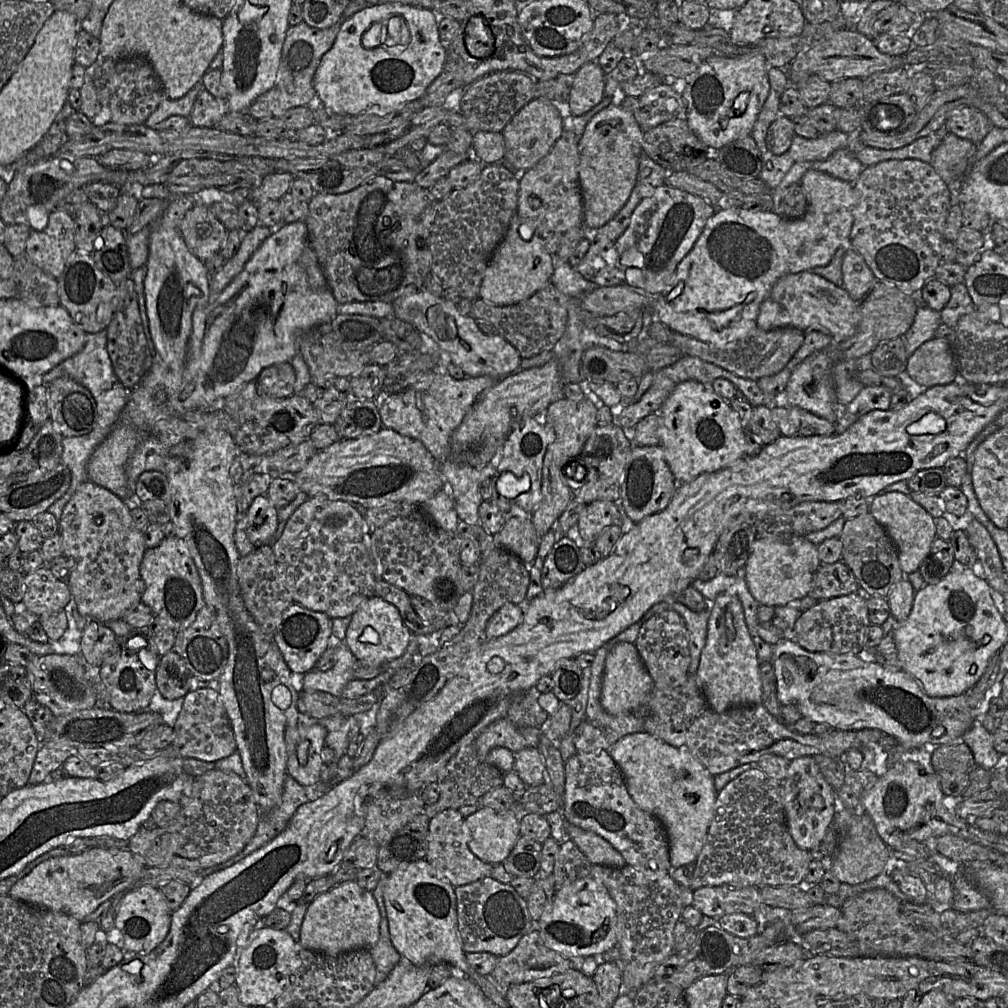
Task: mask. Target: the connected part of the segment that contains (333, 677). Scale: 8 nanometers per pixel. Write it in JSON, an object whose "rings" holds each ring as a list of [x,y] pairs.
{"rings":[[[331,635],[329,647],[334,647],[335,665],[325,671],[311,671],[303,674],[291,672],[292,685],[299,693],[302,690],[317,690],[341,697],[347,684],[354,680],[355,663],[357,659],[344,642]]]}

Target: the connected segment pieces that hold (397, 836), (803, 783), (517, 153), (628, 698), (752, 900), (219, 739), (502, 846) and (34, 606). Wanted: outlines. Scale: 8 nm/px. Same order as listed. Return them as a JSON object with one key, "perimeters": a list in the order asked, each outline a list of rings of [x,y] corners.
{"perimeters":[[[[419,814],[379,847],[376,866],[390,874],[402,864],[425,859],[431,818]]],[[[812,756],[789,761],[787,774],[782,782],[782,802],[787,826],[796,845],[808,852],[819,847],[827,829],[833,824],[838,801],[836,791],[825,780]]],[[[544,97],[534,98],[504,127],[505,155],[499,163],[512,172],[525,172],[548,155],[563,131],[563,117],[556,104]]],[[[619,642],[608,653],[601,690],[601,705],[610,714],[633,712],[654,689],[653,680],[633,643]]],[[[707,886],[693,892],[692,906],[715,920],[732,913],[753,916],[760,904],[758,887]]],[[[195,688],[183,698],[183,704],[173,726],[175,737],[172,743],[178,757],[196,758],[215,762],[237,751],[237,744],[226,710],[219,693],[213,688]]],[[[481,807],[474,814],[466,817],[464,824],[467,831],[467,844],[470,850],[479,859],[491,865],[504,863],[520,837],[520,817],[523,814],[522,812],[519,811],[519,815],[514,812],[498,813],[493,809]]],[[[46,566],[24,576],[23,603],[37,616],[64,610],[71,599],[67,582],[56,578]]]]}

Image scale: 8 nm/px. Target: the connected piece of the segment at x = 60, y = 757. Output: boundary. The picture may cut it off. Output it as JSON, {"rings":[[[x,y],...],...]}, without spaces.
{"rings":[[[41,744],[28,779],[28,785],[46,782],[49,774],[72,755],[78,755],[77,748],[55,748],[49,744]]]}

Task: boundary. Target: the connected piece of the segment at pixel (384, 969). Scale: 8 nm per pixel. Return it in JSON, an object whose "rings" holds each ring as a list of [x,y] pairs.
{"rings":[[[381,916],[379,939],[370,948],[370,952],[376,967],[375,985],[378,985],[386,979],[401,959],[401,955],[391,941],[387,917]]]}

